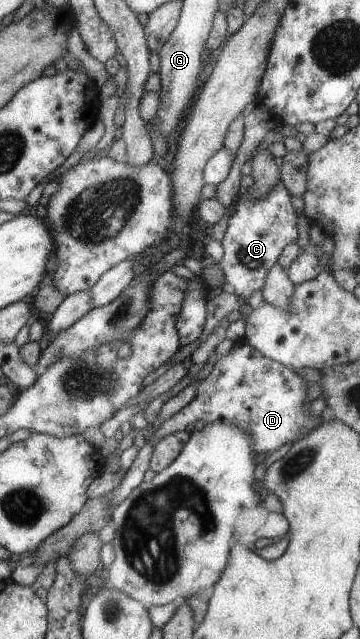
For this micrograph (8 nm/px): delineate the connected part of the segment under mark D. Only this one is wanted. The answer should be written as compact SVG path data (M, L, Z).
M235 342L232 349L214 363L208 376L197 383L195 398L173 417L163 421L158 430L145 441L120 484L110 492L110 512L144 479L142 475L149 468L150 456L158 440L168 433L184 430L198 419L206 424L216 420L226 421L242 429L250 437L250 449L254 449L254 453L262 453L263 457L287 441L304 437L310 429L320 425L320 419L325 417L323 414L315 417L310 413L311 403L306 399L306 383L293 369L264 357L251 345Z

